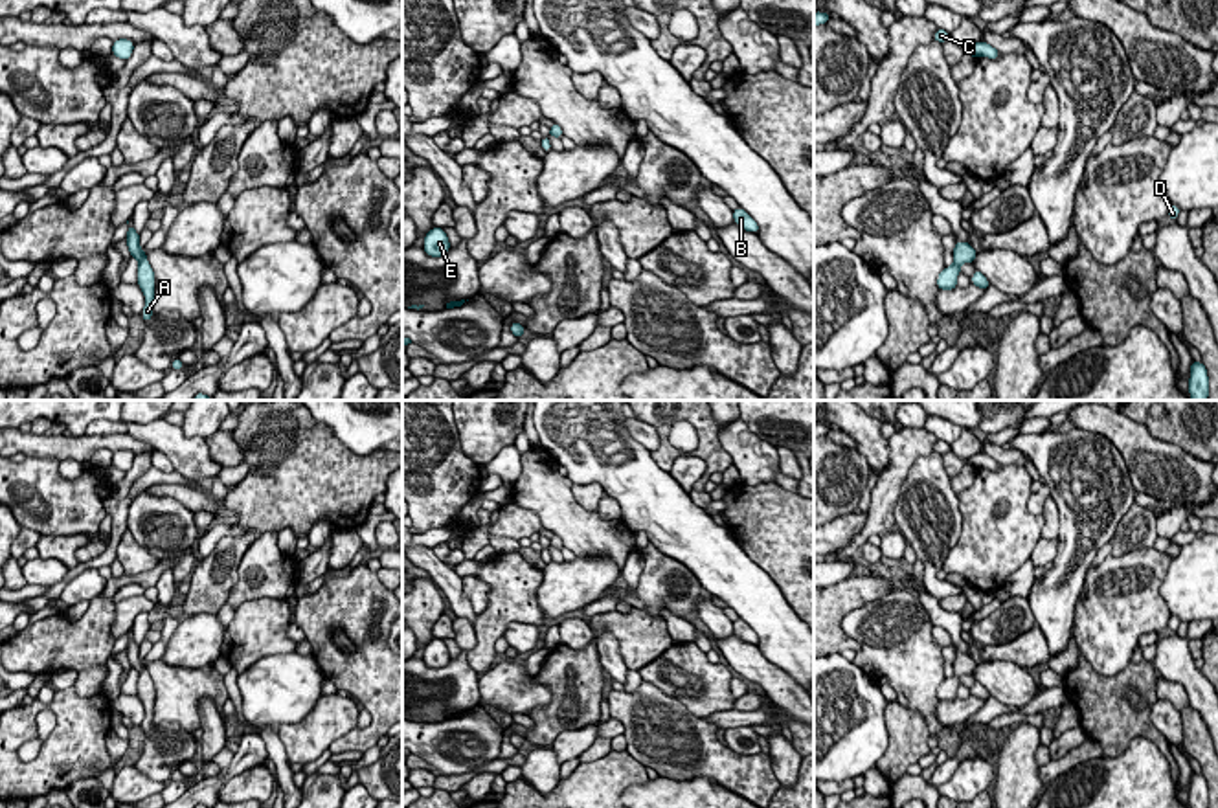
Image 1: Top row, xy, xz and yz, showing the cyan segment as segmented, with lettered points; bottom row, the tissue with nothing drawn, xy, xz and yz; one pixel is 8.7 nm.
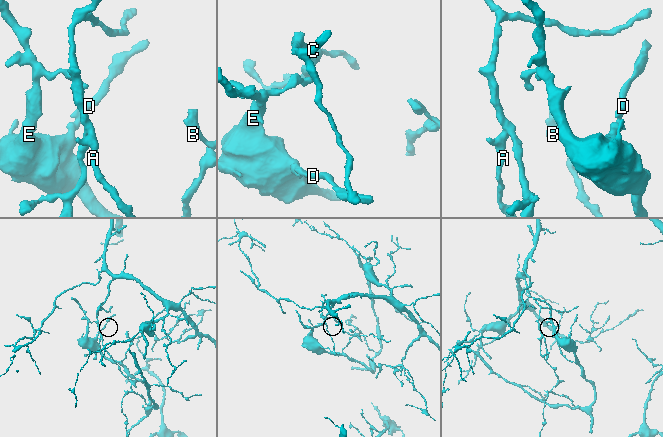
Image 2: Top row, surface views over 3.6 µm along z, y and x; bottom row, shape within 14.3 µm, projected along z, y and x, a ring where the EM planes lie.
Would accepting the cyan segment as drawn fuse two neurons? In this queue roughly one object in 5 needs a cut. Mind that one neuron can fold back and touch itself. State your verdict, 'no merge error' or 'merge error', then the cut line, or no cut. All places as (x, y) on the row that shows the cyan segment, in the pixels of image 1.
no merge error; cut none

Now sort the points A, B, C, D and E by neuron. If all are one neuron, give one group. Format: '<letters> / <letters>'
A B C D E

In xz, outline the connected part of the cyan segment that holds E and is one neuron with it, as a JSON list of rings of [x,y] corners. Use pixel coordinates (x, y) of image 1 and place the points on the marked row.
[[[432,228],[426,235],[424,235],[424,244],[423,244],[426,255],[430,257],[441,257],[446,255],[450,250],[450,241],[445,233],[443,228]]]

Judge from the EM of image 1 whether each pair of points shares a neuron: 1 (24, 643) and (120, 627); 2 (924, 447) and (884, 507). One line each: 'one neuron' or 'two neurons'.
1: two neurons
2: one neuron

